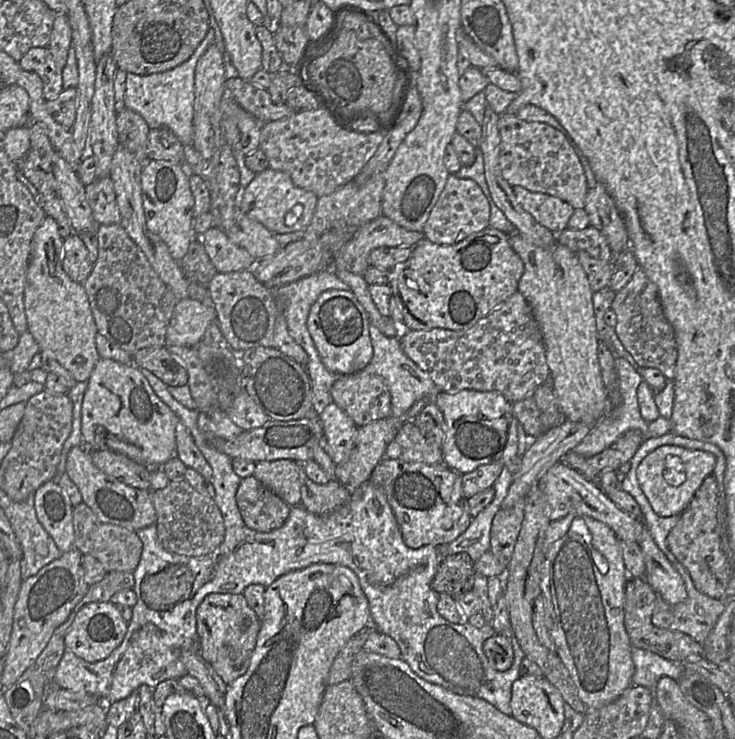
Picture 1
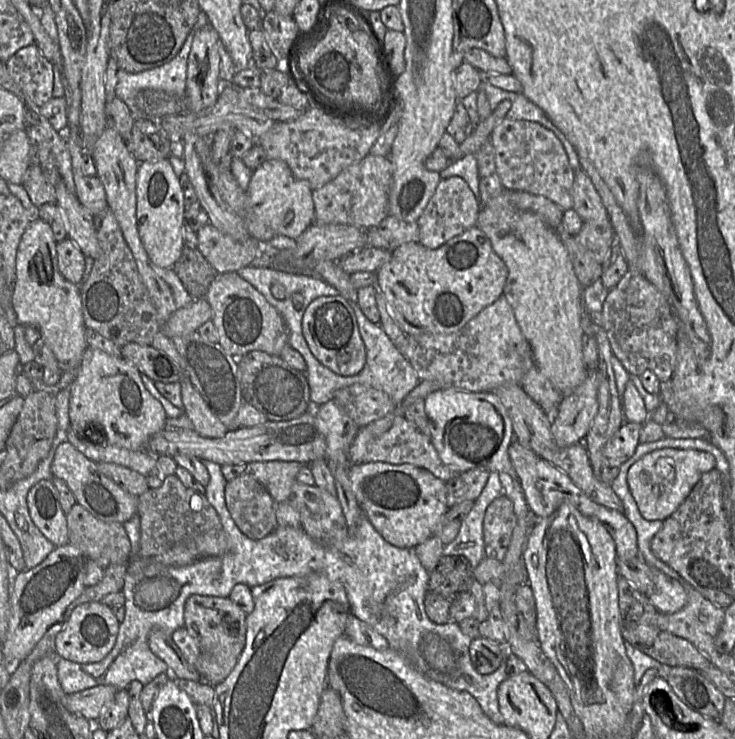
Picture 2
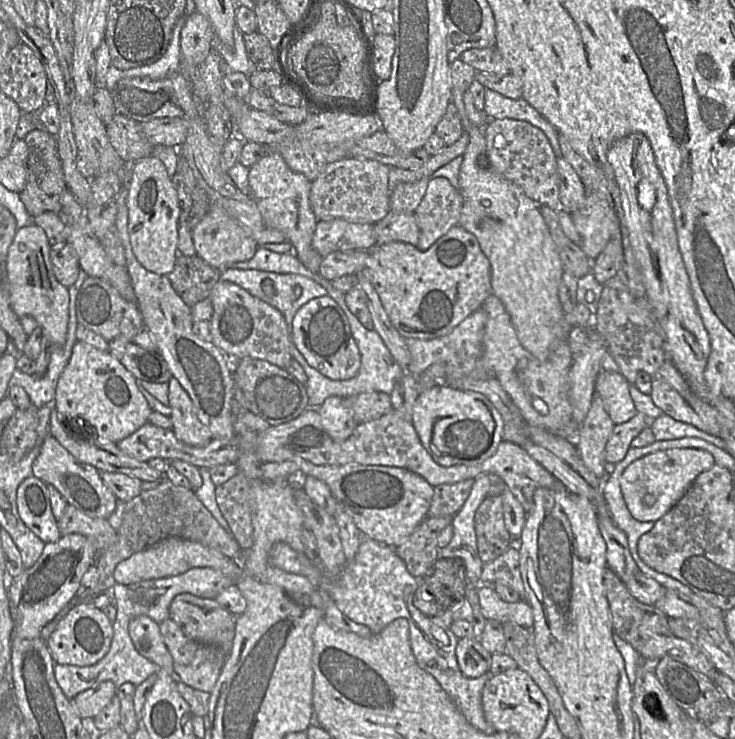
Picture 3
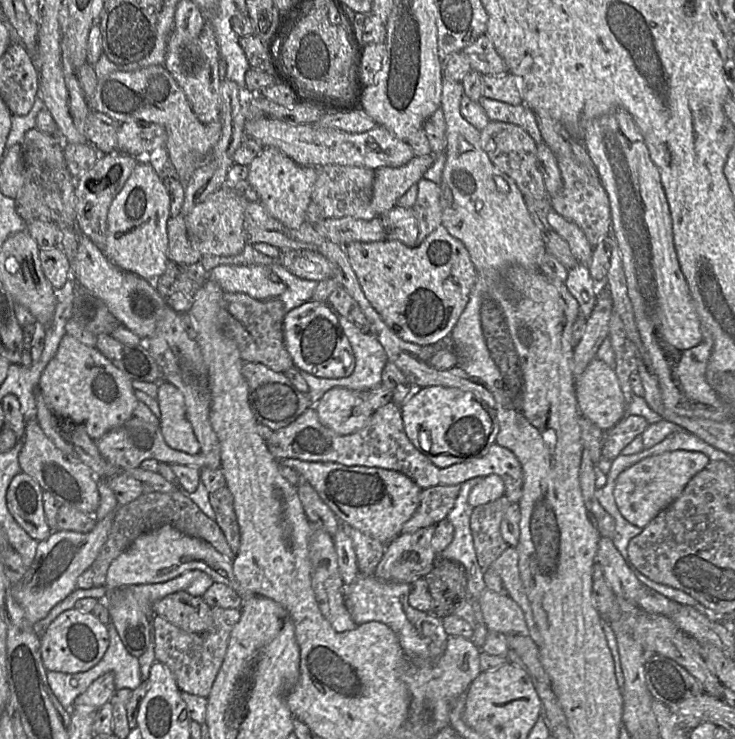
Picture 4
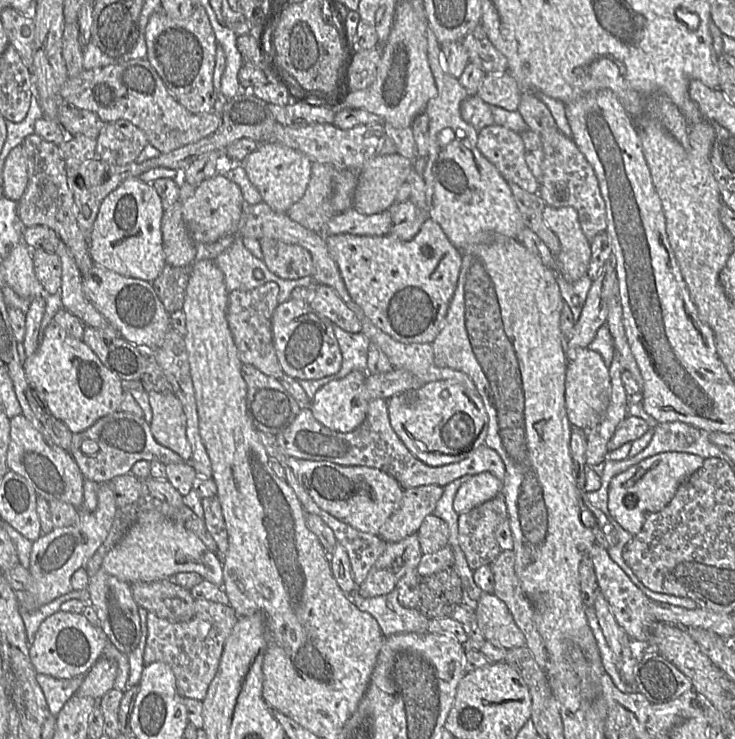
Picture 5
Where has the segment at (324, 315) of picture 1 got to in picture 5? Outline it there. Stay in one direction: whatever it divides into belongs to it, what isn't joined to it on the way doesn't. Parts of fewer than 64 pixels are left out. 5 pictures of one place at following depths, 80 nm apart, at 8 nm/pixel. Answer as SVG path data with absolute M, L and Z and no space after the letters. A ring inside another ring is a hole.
M288 300L272 316L273 344L284 374L298 380L317 380L336 374L342 354L334 334L333 323L317 315L305 301Z

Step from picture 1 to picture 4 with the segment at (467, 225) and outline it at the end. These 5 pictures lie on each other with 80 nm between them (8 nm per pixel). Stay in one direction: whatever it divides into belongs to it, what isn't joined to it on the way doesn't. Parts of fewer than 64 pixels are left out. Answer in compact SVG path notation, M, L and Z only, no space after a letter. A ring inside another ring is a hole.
M424 178L417 182L417 198L413 206L418 225L416 246L433 232L442 221L442 187Z

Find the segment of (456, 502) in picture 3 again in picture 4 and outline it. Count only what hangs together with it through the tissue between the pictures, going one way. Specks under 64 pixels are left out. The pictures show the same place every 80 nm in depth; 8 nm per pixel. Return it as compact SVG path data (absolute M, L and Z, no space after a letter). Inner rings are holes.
M437 485L422 489L419 506L402 527L401 533L412 533L446 519L458 497L460 485Z

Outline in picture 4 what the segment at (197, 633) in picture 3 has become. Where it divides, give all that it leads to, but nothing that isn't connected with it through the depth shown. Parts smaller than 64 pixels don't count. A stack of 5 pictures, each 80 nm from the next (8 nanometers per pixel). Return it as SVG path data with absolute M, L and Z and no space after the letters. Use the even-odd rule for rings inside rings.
M185 591L172 593L152 606L154 615L189 633L205 633L213 625L212 608L202 599Z

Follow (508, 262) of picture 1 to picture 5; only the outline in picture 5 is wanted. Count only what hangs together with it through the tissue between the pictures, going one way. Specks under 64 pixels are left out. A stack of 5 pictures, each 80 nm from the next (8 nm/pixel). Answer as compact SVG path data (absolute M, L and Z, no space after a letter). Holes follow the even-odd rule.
M426 219L415 237L409 241L397 239L390 234L384 236L325 235L325 241L351 299L377 328L393 339L406 344L433 342L446 317L462 262L461 252L450 242L438 223L432 219Z

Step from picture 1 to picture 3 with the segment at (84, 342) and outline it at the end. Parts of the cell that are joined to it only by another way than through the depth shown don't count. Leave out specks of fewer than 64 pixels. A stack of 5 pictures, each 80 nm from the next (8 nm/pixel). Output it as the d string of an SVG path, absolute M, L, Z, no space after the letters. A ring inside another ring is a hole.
M35 225L19 228L5 258L10 303L16 316L33 317L52 346L63 346L68 332L69 287L57 280L50 259L51 245L45 231Z

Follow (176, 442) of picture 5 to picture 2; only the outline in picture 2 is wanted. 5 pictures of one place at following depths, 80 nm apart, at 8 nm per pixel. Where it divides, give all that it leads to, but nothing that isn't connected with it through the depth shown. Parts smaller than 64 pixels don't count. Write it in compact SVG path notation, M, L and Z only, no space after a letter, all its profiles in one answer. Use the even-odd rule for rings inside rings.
M181 371L181 397L183 414L192 424L192 430L204 438L221 438L229 430L208 409L200 394L194 389L188 377Z

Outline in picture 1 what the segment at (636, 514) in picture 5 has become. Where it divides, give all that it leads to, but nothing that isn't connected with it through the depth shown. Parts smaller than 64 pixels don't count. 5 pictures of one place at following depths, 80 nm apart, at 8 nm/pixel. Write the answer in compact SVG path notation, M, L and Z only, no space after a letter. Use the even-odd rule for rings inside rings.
M663 445L648 454L637 467L639 486L653 511L661 517L680 515L689 505L704 479L713 474L715 456L706 451Z

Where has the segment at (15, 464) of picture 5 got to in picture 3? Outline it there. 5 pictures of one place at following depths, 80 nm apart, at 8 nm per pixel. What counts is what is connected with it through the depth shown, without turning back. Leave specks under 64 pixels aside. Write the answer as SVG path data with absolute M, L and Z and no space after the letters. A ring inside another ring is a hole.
M46 435L32 464L32 476L56 488L69 506L74 506L92 518L108 519L119 501L103 482L99 471L73 457L54 437Z

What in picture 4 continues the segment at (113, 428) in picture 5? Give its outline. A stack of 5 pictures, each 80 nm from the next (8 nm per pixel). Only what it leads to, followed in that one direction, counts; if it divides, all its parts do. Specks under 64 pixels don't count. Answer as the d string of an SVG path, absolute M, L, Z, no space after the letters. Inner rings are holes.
M133 416L121 426L108 431L96 440L96 446L102 455L111 464L120 467L123 471L137 468L147 459L155 459L167 464L179 464L202 470L207 467L206 457L200 452L194 455L172 449L165 442L159 425L149 424Z

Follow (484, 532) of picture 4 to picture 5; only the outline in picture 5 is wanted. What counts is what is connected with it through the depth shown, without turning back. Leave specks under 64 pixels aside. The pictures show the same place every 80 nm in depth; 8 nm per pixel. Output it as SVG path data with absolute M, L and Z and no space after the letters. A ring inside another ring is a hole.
M501 494L459 515L458 543L472 570L491 565L502 551L495 530L507 517Z

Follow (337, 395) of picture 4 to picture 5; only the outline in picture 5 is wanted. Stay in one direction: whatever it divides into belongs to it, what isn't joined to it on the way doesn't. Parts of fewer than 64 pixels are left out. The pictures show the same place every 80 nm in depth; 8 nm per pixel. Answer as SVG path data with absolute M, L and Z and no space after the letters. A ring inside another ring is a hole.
M354 370L339 380L332 380L322 386L310 402L314 418L326 428L349 433L358 428L366 418L368 410L366 371Z

